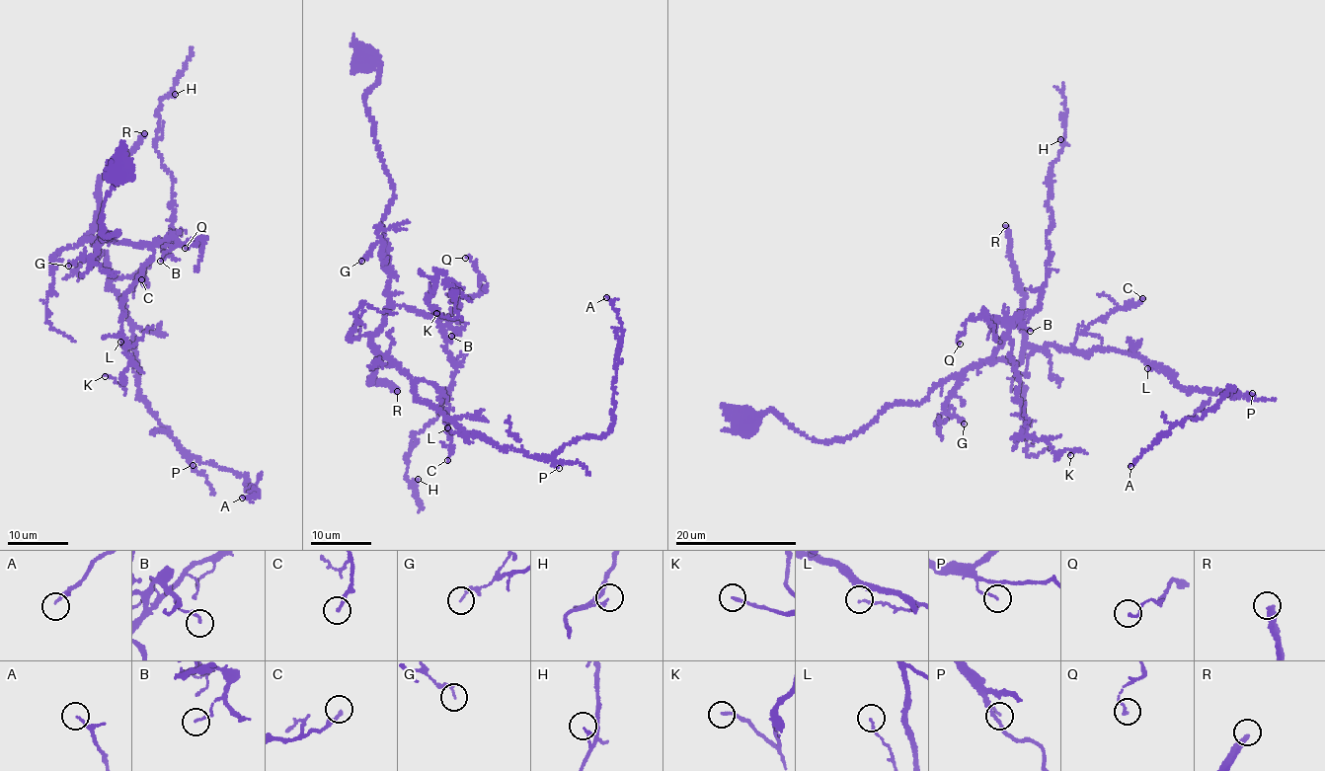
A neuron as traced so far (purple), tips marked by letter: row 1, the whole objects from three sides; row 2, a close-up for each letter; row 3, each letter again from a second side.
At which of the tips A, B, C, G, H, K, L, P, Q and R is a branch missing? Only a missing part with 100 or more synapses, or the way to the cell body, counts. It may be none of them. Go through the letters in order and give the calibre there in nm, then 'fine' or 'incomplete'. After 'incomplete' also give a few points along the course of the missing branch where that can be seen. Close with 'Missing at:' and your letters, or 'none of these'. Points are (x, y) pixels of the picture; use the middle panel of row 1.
A: 130 nm thick; fine
B: 120 nm thick; fine
C: 160 nm thick; fine
G: 110 nm thick; fine
H: 110 nm thick; fine
K: 160 nm thick; fine
L: 120 nm thick; fine
P: 100 nm thick; fine
Q: 160 nm thick; fine
R: 320 nm thick; incomplete
Missing at: R

